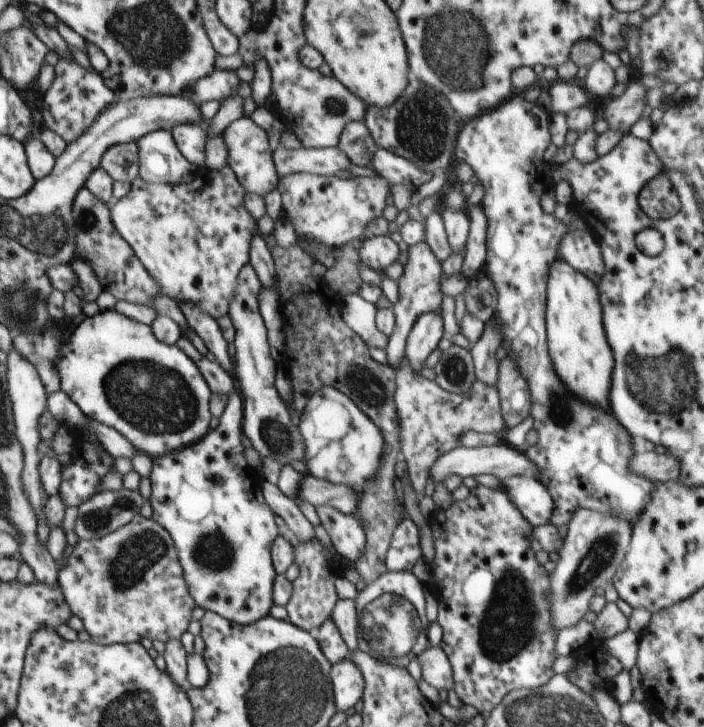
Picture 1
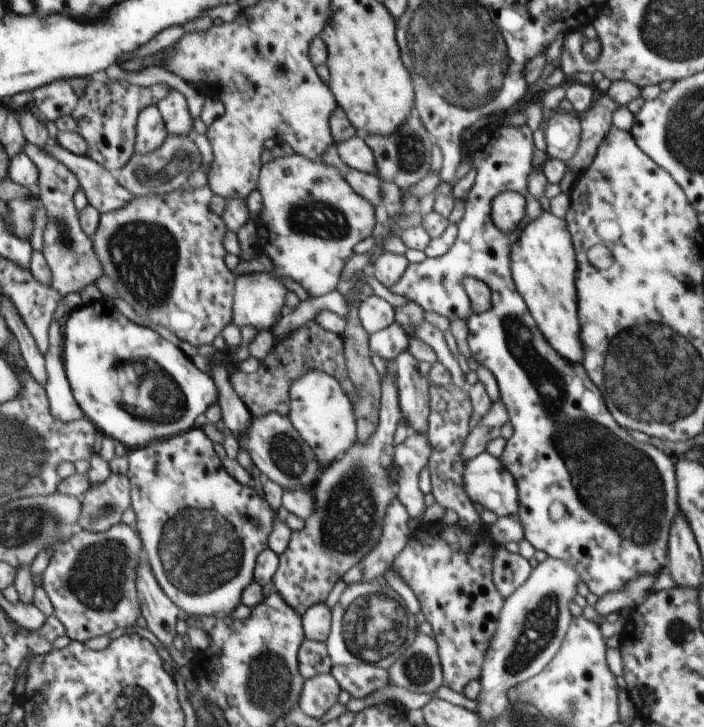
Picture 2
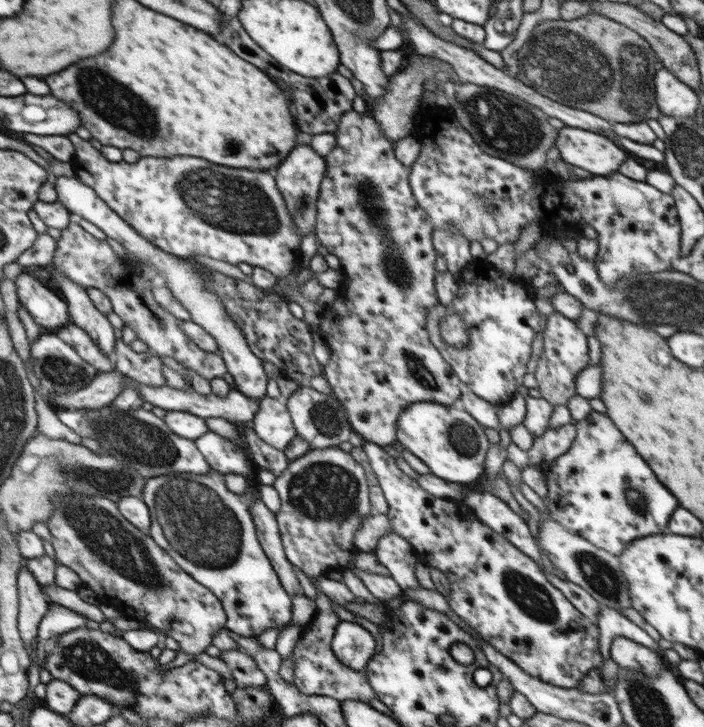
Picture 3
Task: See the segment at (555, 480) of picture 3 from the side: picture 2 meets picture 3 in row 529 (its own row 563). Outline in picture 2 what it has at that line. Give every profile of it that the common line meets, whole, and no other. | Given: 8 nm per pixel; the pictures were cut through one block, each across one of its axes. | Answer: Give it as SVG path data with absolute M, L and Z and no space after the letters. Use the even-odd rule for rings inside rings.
M524 121L518 122L519 126L500 125L482 129L465 145L476 171L476 178L465 200L465 213L457 224L458 235L454 244L442 256L426 257L420 263L409 263L400 280L390 286L389 290L419 304L425 312L437 312L450 321L458 318L465 321L471 356L494 374L500 398L508 410L514 428L514 434L507 440L499 460L515 478L518 486L520 508L516 516L522 524L524 539L536 550L546 552L548 557L568 562L580 574L590 592L601 597L608 592L622 590L626 582L632 582L640 576L657 576L669 563L669 532L678 514L676 460L653 445L650 446L650 443L632 440L632 436L614 422L614 418L604 408L605 400L600 390L590 380L586 369L581 364L564 360L549 345L512 280L512 245L518 242L522 230L530 222L544 214L538 199L528 192L528 174L535 169L532 156L534 150L537 150L532 138L533 131ZM506 191L517 191L526 200L526 212L512 232L502 232L492 220L492 200ZM468 277L481 280L490 288L490 310L480 314L472 312L470 298L462 286L462 278ZM598 414L604 426L588 422L590 418L598 420ZM564 422L574 424L570 432L563 432L564 436L560 438L558 446L560 450L557 450L552 436L557 436L560 432L552 430L556 430L556 426L564 428Z

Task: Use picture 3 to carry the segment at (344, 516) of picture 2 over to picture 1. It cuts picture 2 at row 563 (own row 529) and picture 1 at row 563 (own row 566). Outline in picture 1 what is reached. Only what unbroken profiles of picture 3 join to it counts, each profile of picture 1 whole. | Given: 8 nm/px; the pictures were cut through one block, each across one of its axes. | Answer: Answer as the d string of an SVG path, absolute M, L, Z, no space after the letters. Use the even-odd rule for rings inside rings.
M318 539L301 543L295 548L295 562L300 567L300 575L293 581L293 593L285 606L291 623L305 630L315 639L319 637L319 628L331 616L339 599L335 587L336 576L350 566L348 560L341 554L336 552L331 553L332 556L328 554Z

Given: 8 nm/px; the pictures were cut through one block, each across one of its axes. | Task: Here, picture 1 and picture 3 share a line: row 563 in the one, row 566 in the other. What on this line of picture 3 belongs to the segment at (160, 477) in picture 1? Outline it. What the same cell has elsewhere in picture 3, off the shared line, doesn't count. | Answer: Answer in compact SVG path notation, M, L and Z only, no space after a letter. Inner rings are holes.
M210 468L208 473L204 474L183 472L150 477L140 498L150 512L151 525L148 533L192 578L196 579L196 582L203 583L216 598L219 598L227 616L227 630L240 636L258 638L268 628L282 630L286 624L290 624L292 601L258 541L250 513L256 488L249 486L245 493L236 494L226 487L224 476L225 474Z

